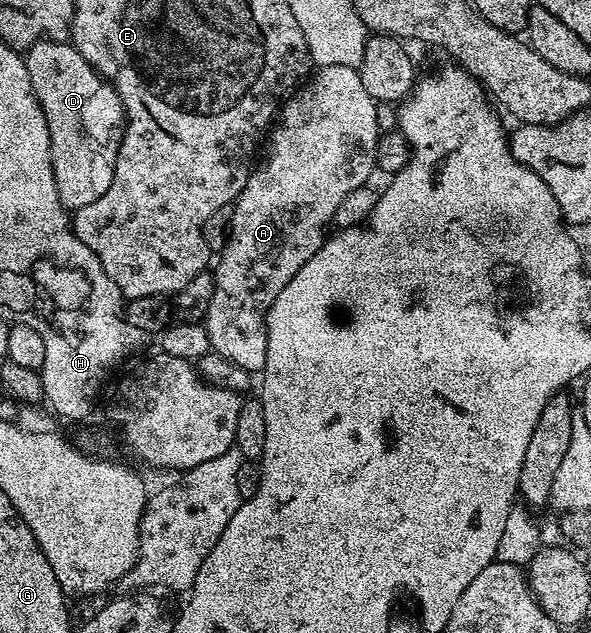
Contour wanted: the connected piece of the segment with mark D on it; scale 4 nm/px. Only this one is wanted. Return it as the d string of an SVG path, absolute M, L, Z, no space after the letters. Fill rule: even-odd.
M50 37L40 39L25 52L29 81L49 125L53 181L57 181L59 203L68 212L93 205L109 185L119 152L120 128L124 126L123 106L110 83L77 53L70 42Z

